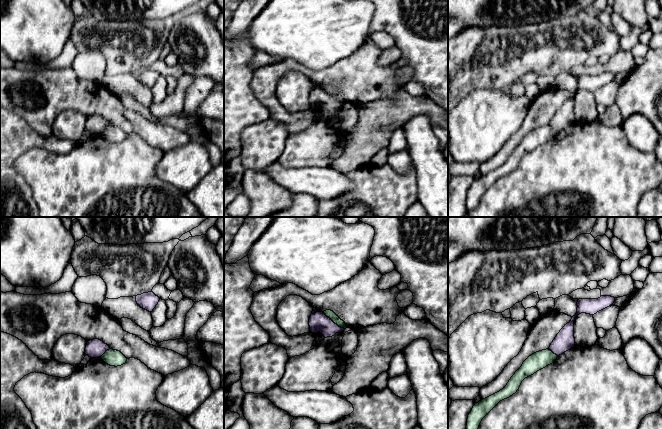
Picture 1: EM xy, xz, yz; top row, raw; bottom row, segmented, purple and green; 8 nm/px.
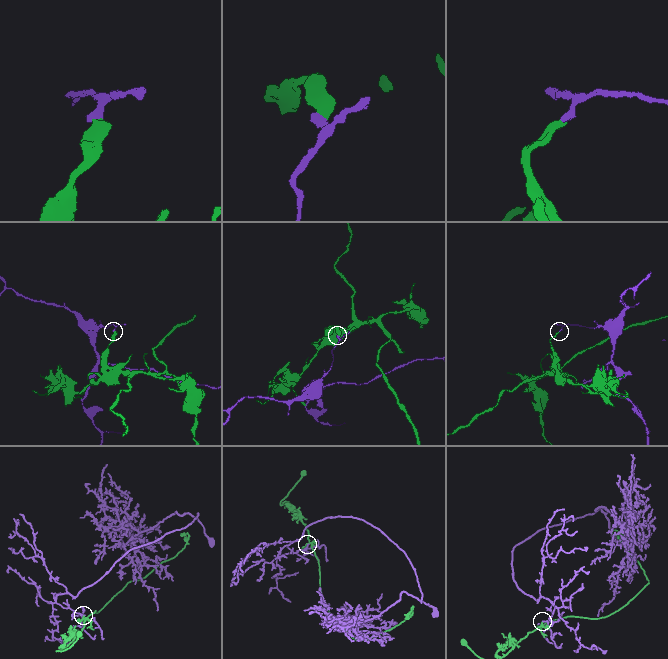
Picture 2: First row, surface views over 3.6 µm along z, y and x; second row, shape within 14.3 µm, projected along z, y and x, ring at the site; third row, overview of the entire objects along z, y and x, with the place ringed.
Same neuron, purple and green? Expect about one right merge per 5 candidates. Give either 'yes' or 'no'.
no

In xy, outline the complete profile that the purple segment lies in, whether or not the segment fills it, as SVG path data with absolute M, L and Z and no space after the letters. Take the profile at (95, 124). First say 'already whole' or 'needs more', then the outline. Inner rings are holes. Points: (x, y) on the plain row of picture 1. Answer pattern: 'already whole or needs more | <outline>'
already whole | M99 115L87 117L85 130L91 134L101 133L110 123Z

